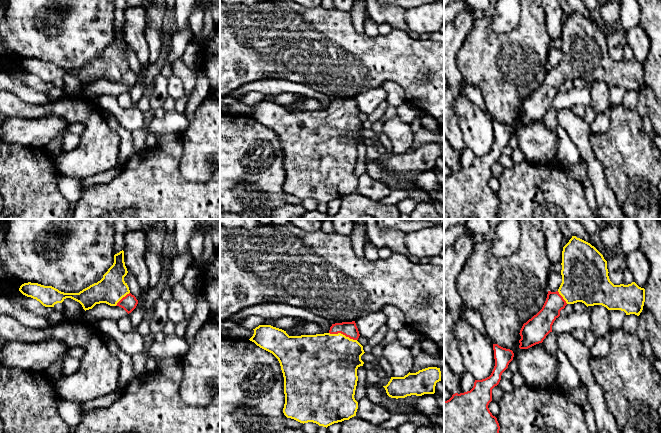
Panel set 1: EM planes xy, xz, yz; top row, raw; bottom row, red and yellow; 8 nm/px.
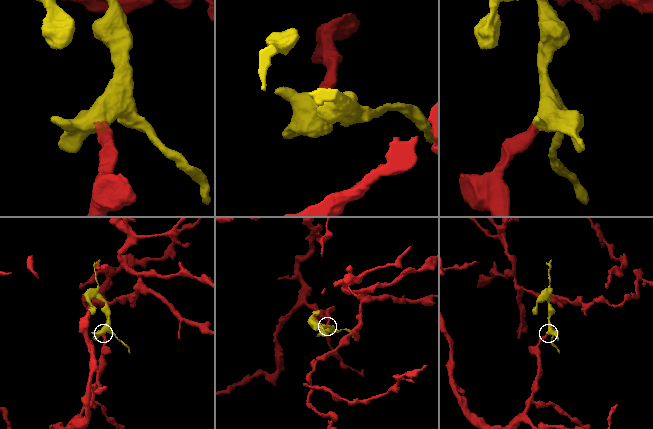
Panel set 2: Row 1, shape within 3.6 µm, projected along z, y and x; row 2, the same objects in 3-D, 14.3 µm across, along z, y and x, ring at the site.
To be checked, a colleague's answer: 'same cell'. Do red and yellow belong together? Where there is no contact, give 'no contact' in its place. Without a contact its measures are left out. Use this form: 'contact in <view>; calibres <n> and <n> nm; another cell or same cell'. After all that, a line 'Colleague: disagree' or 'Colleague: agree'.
contact in xz; calibres 120 and 440 nm; same cell
Colleague: agree

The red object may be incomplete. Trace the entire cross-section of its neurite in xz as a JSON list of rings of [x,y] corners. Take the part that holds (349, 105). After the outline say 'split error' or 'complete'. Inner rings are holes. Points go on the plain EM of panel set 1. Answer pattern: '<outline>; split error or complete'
[[[355,97],[332,100],[328,109],[316,111],[289,112],[271,101],[259,101],[253,106],[249,116],[272,129],[280,139],[284,153],[283,189],[287,194],[327,204],[356,192],[357,145],[364,140],[361,132],[365,128],[357,117],[360,110]]]; split error

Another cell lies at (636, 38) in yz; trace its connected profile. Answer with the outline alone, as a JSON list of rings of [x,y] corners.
[[[640,25],[632,27],[625,32],[624,44],[627,44],[633,52],[634,58],[641,64],[645,64],[650,52],[650,39]]]

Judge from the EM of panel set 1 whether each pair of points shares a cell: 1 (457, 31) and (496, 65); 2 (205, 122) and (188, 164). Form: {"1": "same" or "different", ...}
{"1": "different", "2": "same"}

